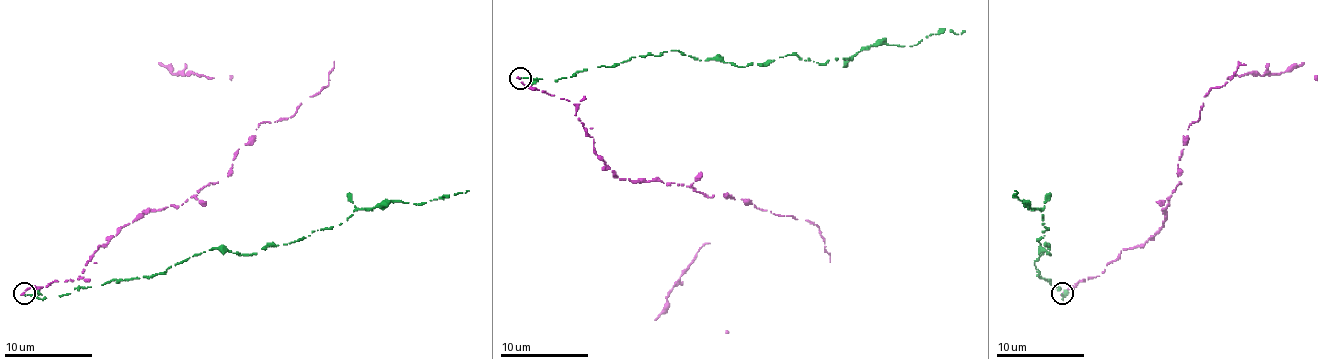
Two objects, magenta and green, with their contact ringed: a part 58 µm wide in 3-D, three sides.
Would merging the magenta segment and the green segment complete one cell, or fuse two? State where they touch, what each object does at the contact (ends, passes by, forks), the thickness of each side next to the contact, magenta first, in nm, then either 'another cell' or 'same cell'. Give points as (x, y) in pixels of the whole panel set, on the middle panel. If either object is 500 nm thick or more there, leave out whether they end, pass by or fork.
(520, 78) | magenta ends | green ends | 190/140 nm | another cell

